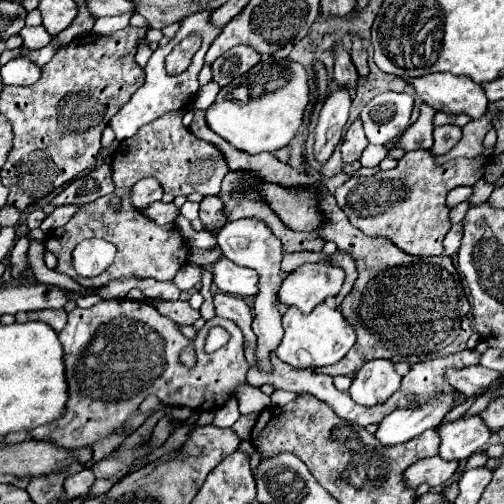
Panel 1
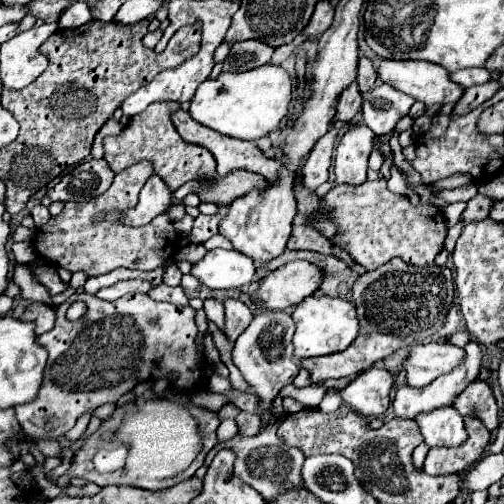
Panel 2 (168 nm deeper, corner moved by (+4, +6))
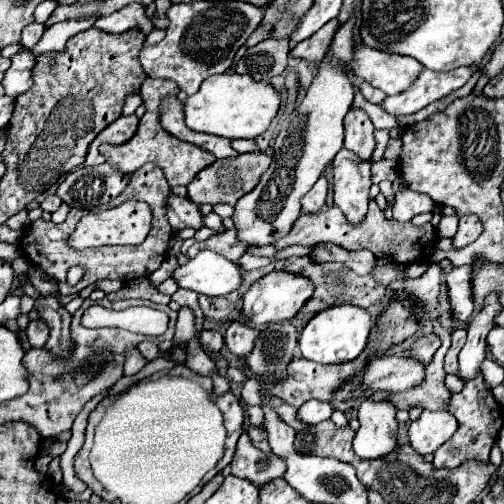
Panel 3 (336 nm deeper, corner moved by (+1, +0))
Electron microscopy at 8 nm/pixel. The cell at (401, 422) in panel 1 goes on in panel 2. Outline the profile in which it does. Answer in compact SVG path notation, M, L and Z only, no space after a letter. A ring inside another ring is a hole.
M469 340L463 350L465 350L465 360L457 368L453 368L449 374L443 374L437 380L433 380L427 388L411 388L411 386L399 388L397 394L395 394L395 400L393 400L393 414L399 416L399 418L411 418L413 420L421 412L435 410L439 406L449 406L451 404L451 398L455 398L455 394L459 394L459 390L463 390L463 386L467 386L473 380L477 380L477 374L481 370L483 352L479 348L479 342Z

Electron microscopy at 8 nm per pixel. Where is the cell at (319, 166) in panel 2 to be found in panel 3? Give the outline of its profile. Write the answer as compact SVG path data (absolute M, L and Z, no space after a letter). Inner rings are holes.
M322 174L318 182L312 186L312 190L302 198L302 212L318 212L326 204L326 192L328 192L328 178Z

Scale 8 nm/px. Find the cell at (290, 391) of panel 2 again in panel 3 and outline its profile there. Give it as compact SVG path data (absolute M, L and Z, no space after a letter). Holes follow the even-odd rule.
M362 400L358 408L360 428L354 438L354 452L360 458L386 456L396 448L396 408L388 400Z

